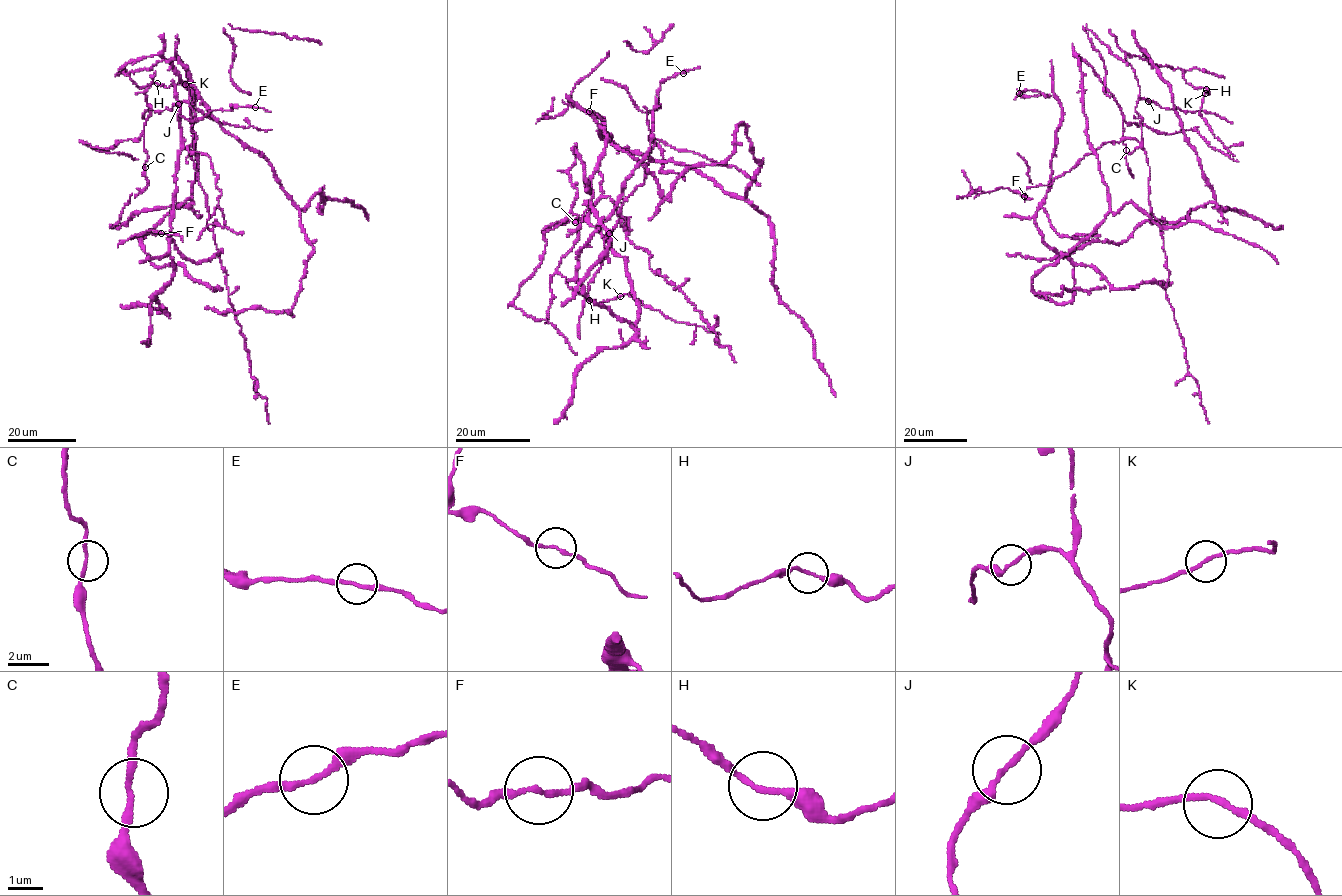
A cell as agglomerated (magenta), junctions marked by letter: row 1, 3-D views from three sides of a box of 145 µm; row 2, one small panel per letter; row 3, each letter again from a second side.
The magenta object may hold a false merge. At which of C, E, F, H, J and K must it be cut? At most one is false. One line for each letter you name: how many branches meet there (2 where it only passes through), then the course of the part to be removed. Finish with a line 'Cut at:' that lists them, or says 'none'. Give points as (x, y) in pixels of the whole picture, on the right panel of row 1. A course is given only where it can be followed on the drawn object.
Cut at: none

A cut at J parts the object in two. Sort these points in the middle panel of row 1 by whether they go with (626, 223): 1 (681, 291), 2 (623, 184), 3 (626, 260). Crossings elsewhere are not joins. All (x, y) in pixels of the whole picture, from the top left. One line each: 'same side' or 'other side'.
1: same side
2: other side
3: other side

